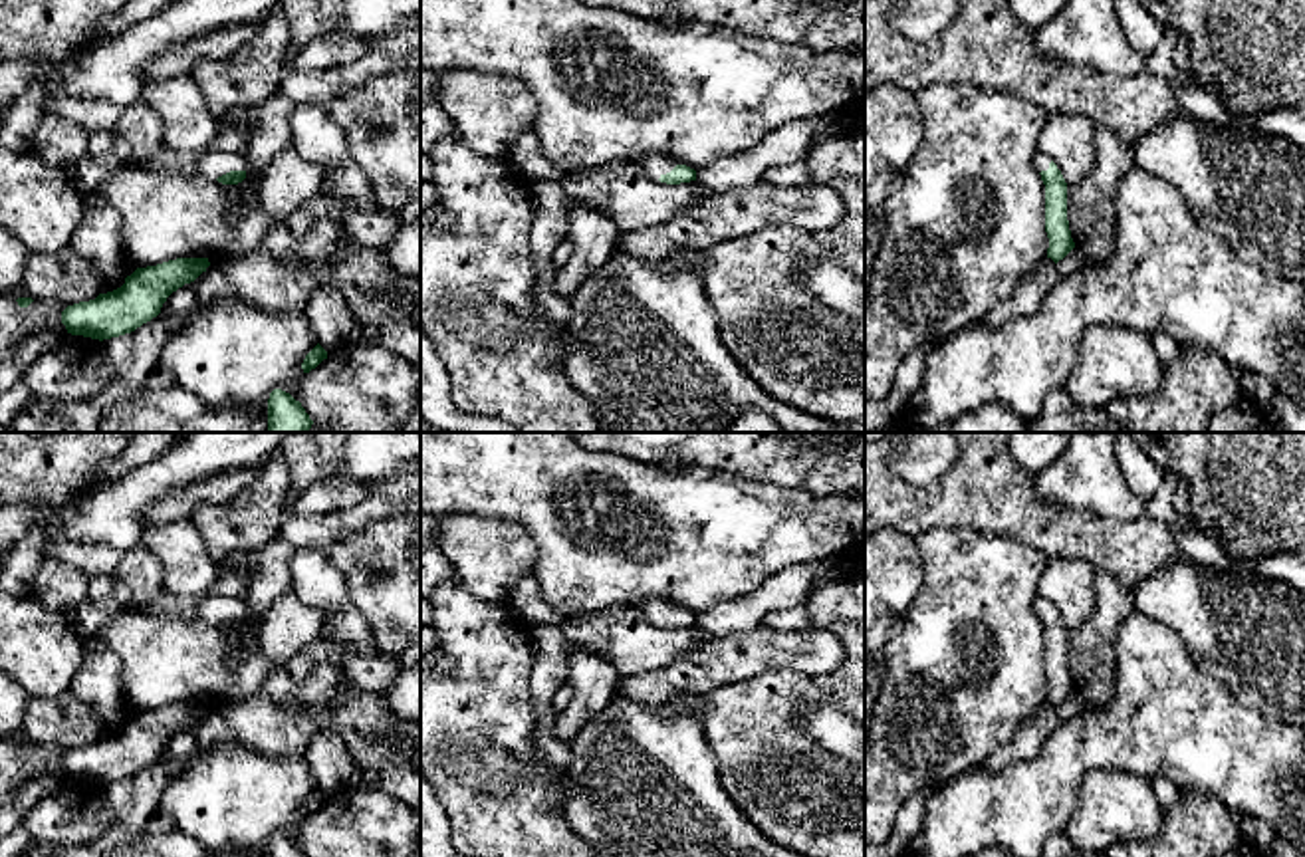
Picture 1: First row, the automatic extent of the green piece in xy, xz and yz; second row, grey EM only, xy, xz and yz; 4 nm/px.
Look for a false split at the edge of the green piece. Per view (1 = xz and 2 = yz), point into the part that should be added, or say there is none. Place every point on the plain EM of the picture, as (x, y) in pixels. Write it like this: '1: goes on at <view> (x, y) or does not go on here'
1: goes on at xz (657, 610)
2: goes on at yz (1042, 608)

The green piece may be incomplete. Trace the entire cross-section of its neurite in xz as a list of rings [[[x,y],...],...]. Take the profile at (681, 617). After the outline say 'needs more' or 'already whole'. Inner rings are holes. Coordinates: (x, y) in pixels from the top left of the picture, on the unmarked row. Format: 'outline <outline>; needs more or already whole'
outline [[[664,599],[647,601],[641,605],[641,611],[651,623],[666,627],[666,629],[696,625],[694,613],[680,609],[674,603],[668,603]]]; needs more

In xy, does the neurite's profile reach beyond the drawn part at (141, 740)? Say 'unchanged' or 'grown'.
unchanged

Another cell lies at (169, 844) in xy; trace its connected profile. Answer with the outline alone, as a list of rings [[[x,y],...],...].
[[[180,829],[141,835],[133,843],[109,845],[103,857],[268,857],[246,853],[236,847],[212,851]]]

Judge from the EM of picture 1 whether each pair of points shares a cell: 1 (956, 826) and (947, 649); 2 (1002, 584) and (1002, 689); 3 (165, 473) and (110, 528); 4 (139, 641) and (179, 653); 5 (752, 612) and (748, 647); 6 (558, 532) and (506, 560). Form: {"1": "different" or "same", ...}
{"1": "different", "2": "same", "3": "same", "4": "same", "5": "different", "6": "different"}

